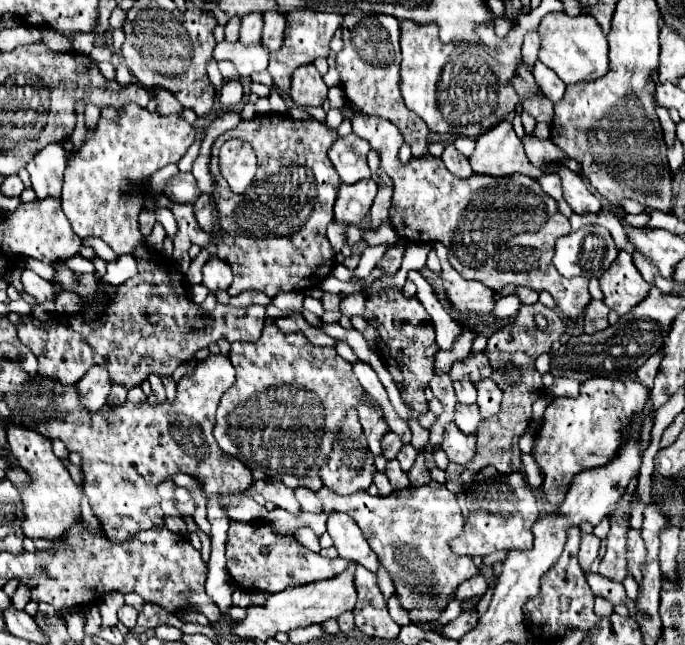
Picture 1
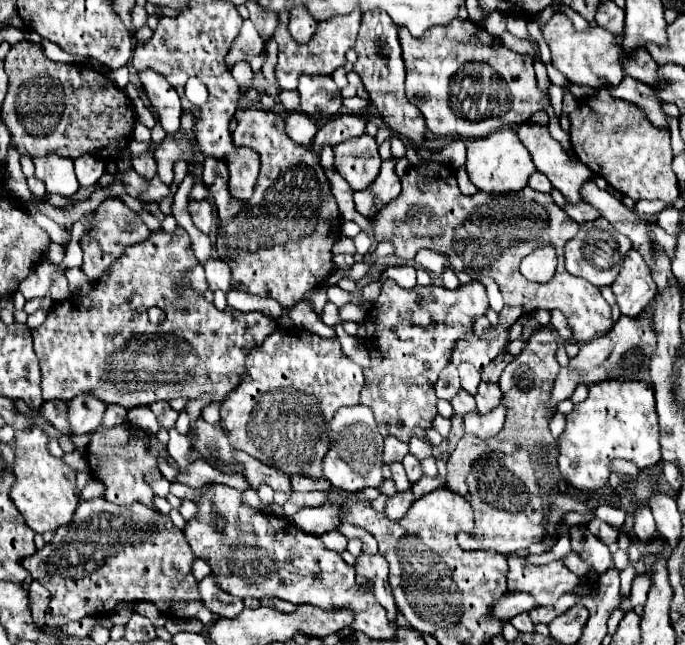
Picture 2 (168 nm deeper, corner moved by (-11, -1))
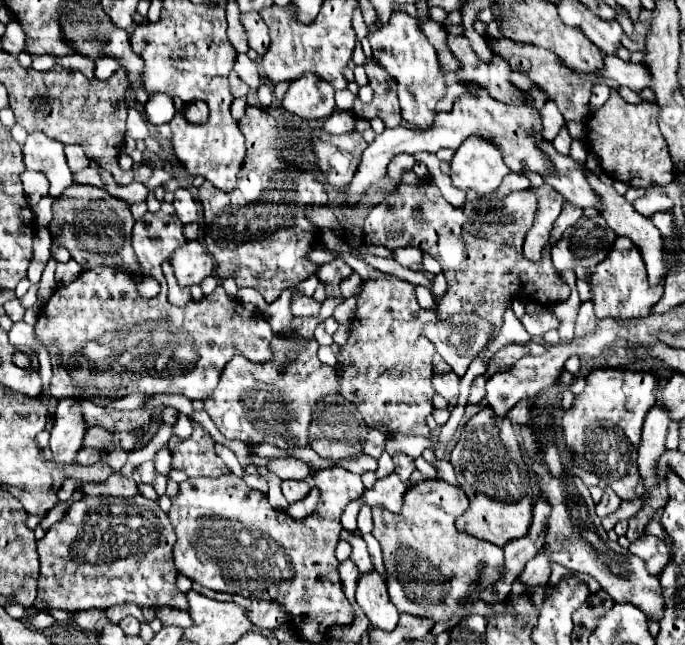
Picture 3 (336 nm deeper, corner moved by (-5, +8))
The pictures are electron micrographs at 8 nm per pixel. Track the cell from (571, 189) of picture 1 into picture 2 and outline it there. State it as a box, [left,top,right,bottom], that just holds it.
[517,123,591,203]

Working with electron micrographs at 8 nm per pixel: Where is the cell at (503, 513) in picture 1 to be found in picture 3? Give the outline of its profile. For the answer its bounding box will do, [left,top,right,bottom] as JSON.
[451,408,535,548]

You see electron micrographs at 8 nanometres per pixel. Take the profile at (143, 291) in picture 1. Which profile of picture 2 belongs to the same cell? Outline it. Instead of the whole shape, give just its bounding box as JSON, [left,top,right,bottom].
[31,227,277,409]

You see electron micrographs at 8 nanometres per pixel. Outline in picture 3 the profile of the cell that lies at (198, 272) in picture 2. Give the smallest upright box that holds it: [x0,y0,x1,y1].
[163,262,191,306]

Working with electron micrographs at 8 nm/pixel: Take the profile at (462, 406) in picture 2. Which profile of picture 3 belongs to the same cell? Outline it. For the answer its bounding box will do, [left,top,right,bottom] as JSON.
[433,372,459,400]

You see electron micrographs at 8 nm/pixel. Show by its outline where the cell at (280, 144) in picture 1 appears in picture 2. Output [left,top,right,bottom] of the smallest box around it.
[203,107,363,307]

